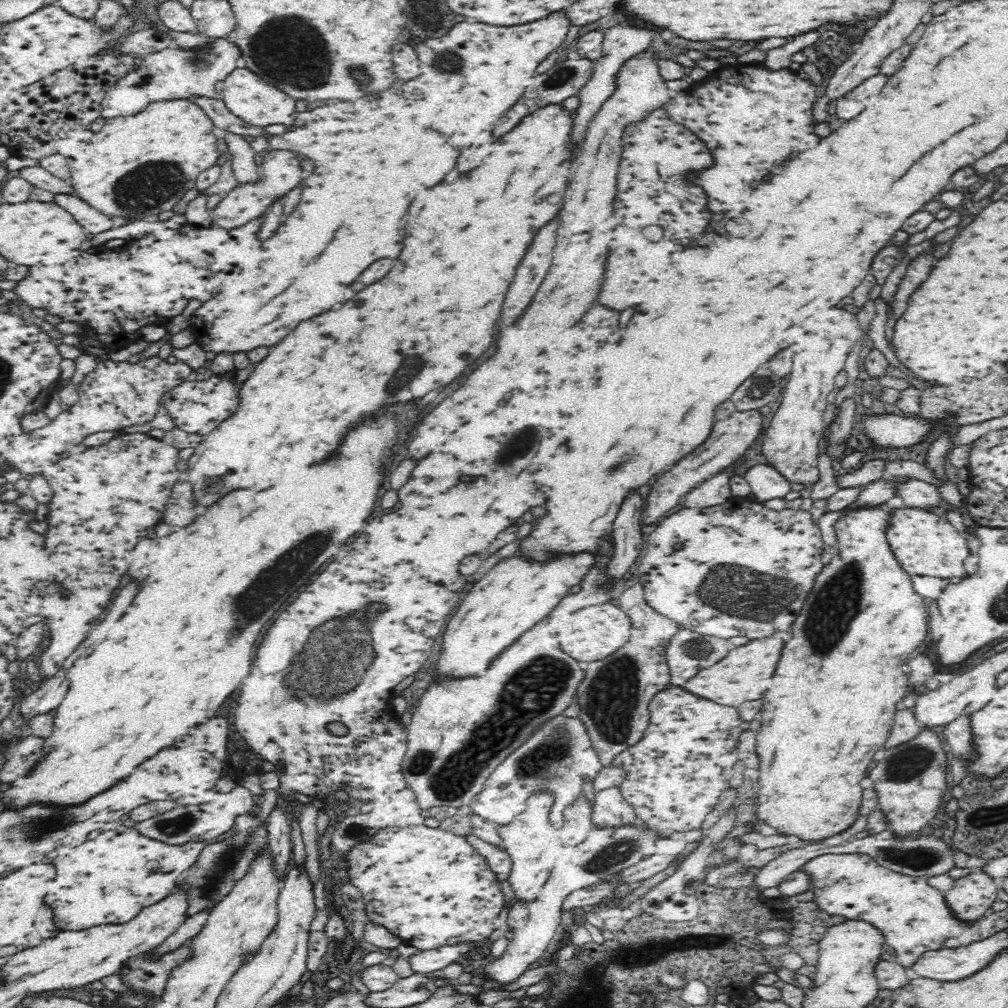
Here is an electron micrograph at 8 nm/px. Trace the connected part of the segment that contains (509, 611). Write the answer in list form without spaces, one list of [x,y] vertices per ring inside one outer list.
[[[574,554],[574,556],[554,556],[548,562],[534,562],[524,556],[512,556],[500,560],[482,580],[478,580],[472,590],[462,598],[462,604],[450,618],[444,632],[444,644],[442,644],[441,655],[438,659],[436,670],[439,678],[444,676],[480,676],[488,668],[490,660],[496,658],[506,646],[510,646],[516,641],[520,634],[524,634],[528,628],[538,624],[543,618],[548,616],[552,608],[566,596],[568,588],[576,586],[582,582],[582,578],[588,574],[590,568],[594,568],[598,554]]]

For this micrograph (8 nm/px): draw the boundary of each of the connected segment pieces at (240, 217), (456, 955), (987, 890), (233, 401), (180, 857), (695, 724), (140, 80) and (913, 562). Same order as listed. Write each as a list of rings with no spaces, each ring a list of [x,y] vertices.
[[[274,149],[265,154],[263,163],[260,165],[263,171],[262,178],[253,185],[241,184],[230,192],[223,194],[216,207],[210,211],[214,226],[222,227],[226,230],[244,226],[250,220],[254,220],[254,218],[258,218],[260,214],[263,214],[266,208],[276,202],[278,198],[290,192],[305,177],[297,155],[296,152],[291,150]]]
[[[462,943],[456,946],[441,946],[437,949],[419,951],[409,958],[412,971],[418,974],[426,974],[435,970],[442,970],[456,961],[465,961],[470,956],[466,952],[472,952],[474,943]]]
[[[982,869],[954,881],[944,895],[958,919],[977,921],[990,912],[990,906],[997,900],[997,890],[994,877]]]
[[[236,370],[213,374],[208,379],[192,379],[182,382],[162,395],[161,406],[174,421],[175,428],[189,434],[208,435],[220,422],[230,418],[238,408],[238,390],[242,388],[240,382],[234,378]]]
[[[235,825],[224,835],[210,841],[191,841],[182,845],[170,845],[160,842],[160,840],[146,838],[146,836],[138,834],[138,830],[124,826],[124,830],[108,830],[106,834],[102,832],[98,838],[88,840],[76,848],[70,848],[70,850],[68,850],[68,846],[62,846],[62,848],[58,848],[58,856],[54,858],[57,877],[46,884],[48,892],[46,892],[44,902],[52,908],[54,924],[58,930],[86,930],[86,928],[92,928],[98,924],[128,922],[144,906],[156,904],[162,898],[166,898],[178,885],[178,880],[184,875],[184,872],[197,861],[198,855],[206,846],[216,844],[216,842],[224,842],[234,834],[236,834]]]
[[[670,684],[654,694],[649,702],[649,724],[644,736],[630,748],[610,760],[610,766],[622,768],[627,778],[619,788],[627,804],[635,810],[637,824],[657,833],[689,832],[704,828],[706,816],[716,808],[722,792],[730,787],[734,764],[738,762],[738,736],[742,729],[737,707],[724,706],[696,696],[683,686]]]
[[[226,38],[215,39],[203,49],[165,48],[143,56],[140,68],[129,71],[106,92],[100,102],[100,116],[105,119],[136,114],[153,101],[174,101],[195,97],[220,99],[220,83],[236,70],[240,49]]]
[[[902,506],[890,510],[890,520],[886,528],[886,540],[896,556],[898,564],[908,574],[936,576],[949,579],[953,576],[964,578],[964,560],[972,551],[963,534],[942,516],[929,512],[926,508]]]

